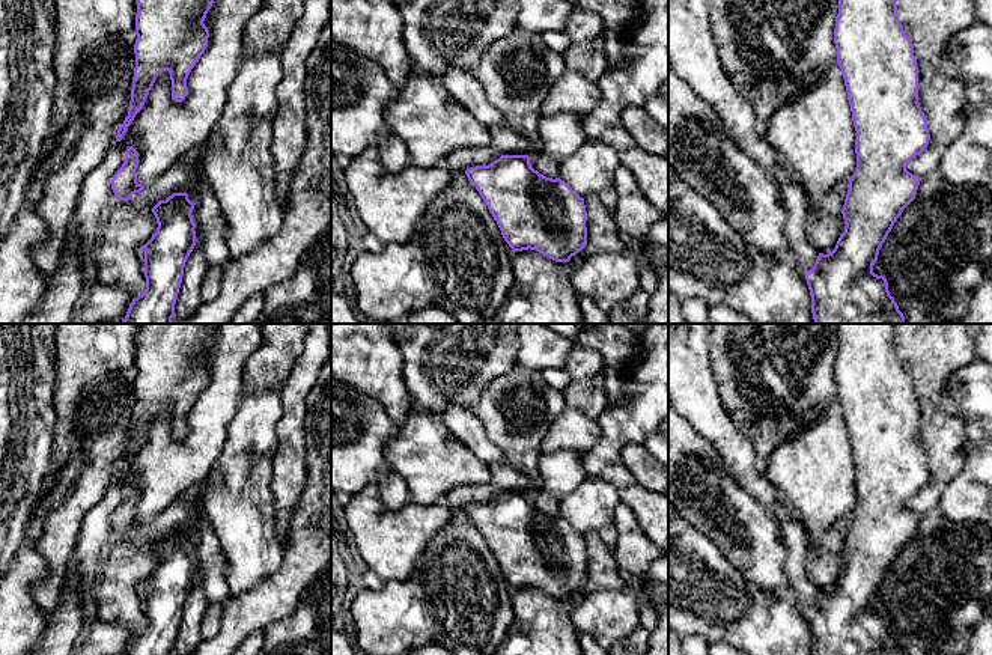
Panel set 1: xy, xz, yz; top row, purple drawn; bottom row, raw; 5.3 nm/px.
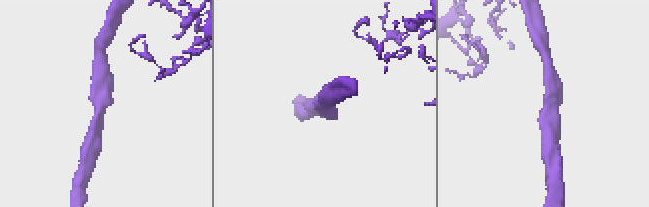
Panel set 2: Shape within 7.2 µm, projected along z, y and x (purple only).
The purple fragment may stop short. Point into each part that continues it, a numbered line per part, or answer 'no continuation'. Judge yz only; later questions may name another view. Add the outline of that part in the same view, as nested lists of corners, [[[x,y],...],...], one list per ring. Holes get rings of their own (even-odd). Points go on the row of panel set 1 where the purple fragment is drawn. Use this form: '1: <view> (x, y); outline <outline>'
1: yz (693, 53); outline [[[668,0],[668,60],[676,74],[698,95],[709,102],[720,116],[729,137],[742,149],[763,172],[769,173],[778,187],[778,200],[784,206],[786,223],[784,238],[790,247],[790,256],[796,268],[805,276],[819,256],[817,248],[807,236],[808,199],[799,184],[795,170],[769,145],[766,137],[760,137],[754,129],[754,110],[730,83],[721,68],[718,48],[711,26],[711,0]]]

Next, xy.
no continuation

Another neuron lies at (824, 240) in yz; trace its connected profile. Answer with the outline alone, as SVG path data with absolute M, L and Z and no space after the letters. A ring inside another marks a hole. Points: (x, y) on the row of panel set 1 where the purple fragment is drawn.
M841 179L829 190L819 209L808 208L807 236L819 253L831 253L844 232L841 209L847 190L849 179Z

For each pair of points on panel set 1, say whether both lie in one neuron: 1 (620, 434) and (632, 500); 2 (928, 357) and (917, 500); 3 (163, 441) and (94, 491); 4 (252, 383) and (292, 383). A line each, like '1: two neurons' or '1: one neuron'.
1: one neuron
2: one neuron
3: two neurons
4: two neurons

